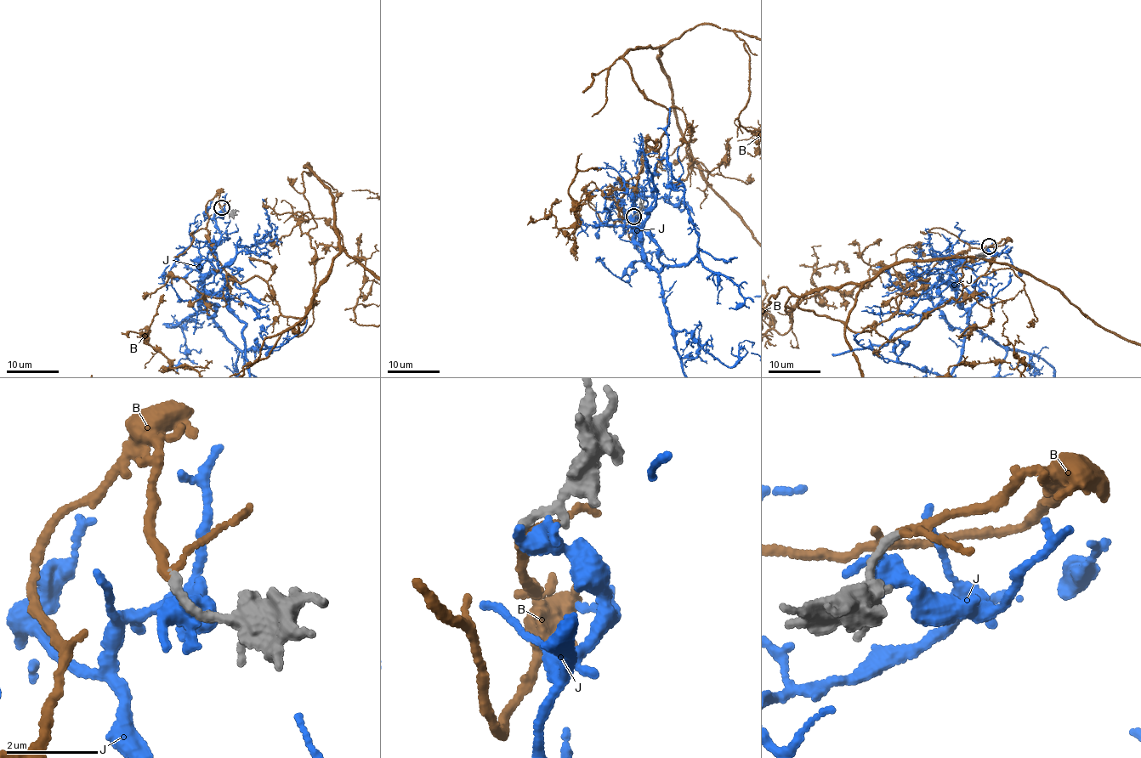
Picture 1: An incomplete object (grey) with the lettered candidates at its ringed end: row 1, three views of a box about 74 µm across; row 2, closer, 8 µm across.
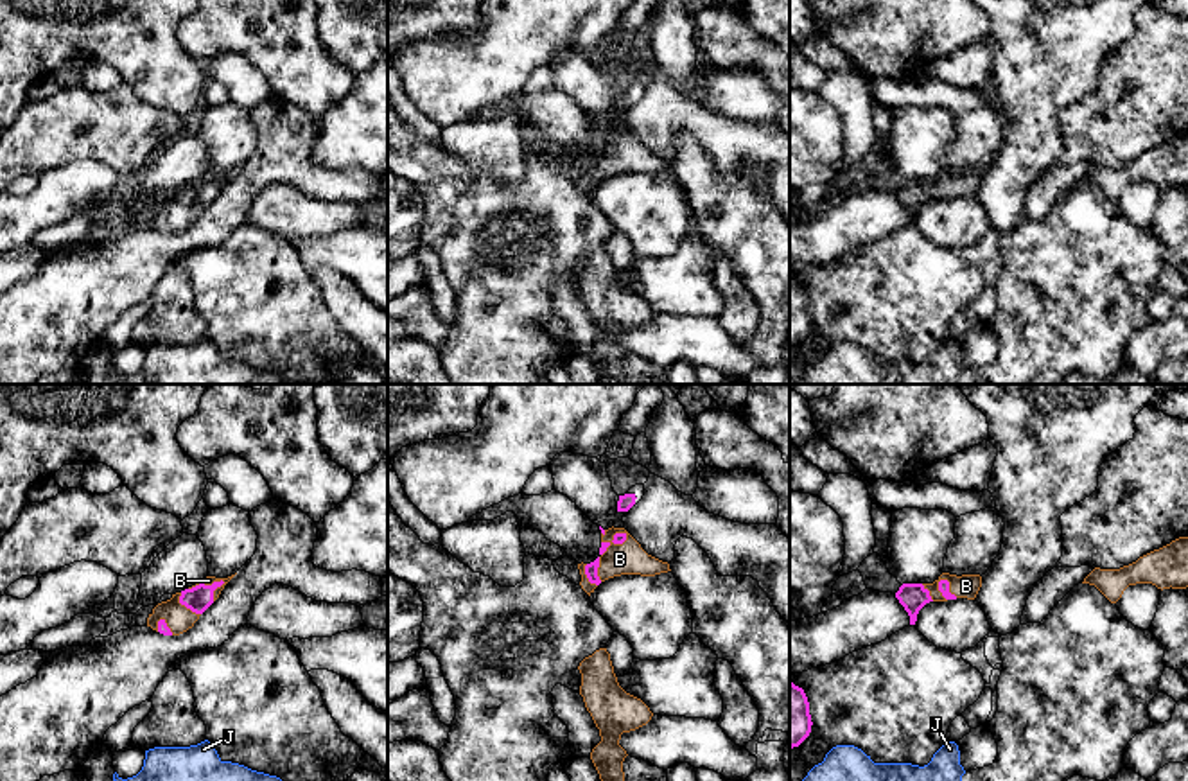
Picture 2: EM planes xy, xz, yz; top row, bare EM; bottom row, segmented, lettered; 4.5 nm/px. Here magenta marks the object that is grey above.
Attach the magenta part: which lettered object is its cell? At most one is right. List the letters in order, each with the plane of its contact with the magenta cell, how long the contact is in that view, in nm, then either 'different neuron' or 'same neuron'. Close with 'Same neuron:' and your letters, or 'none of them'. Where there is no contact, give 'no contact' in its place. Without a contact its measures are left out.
B: xy | 170 nm | same neuron
J: no contact | different neuron
Same neuron: B

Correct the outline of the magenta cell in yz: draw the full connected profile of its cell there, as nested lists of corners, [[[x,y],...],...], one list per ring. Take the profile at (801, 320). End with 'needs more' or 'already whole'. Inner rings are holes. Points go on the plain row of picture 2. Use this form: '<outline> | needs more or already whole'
[[[790,280],[790,347],[799,345],[811,330],[809,300],[802,285]]] | already whole

